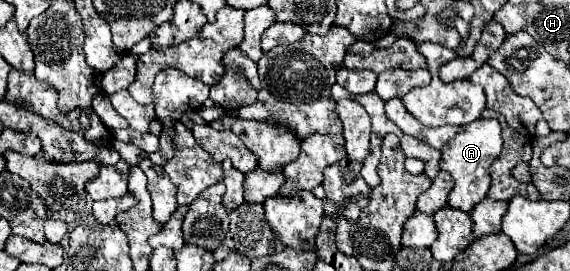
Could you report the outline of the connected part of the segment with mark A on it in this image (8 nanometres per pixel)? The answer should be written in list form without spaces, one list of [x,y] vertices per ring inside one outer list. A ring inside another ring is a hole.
[[[476,119],[464,127],[464,131],[456,137],[452,137],[442,147],[442,159],[440,169],[448,171],[454,179],[454,187],[448,195],[448,205],[454,209],[460,209],[464,213],[470,213],[474,203],[482,201],[490,187],[490,165],[502,151],[502,137],[500,137],[500,123],[498,119]]]

